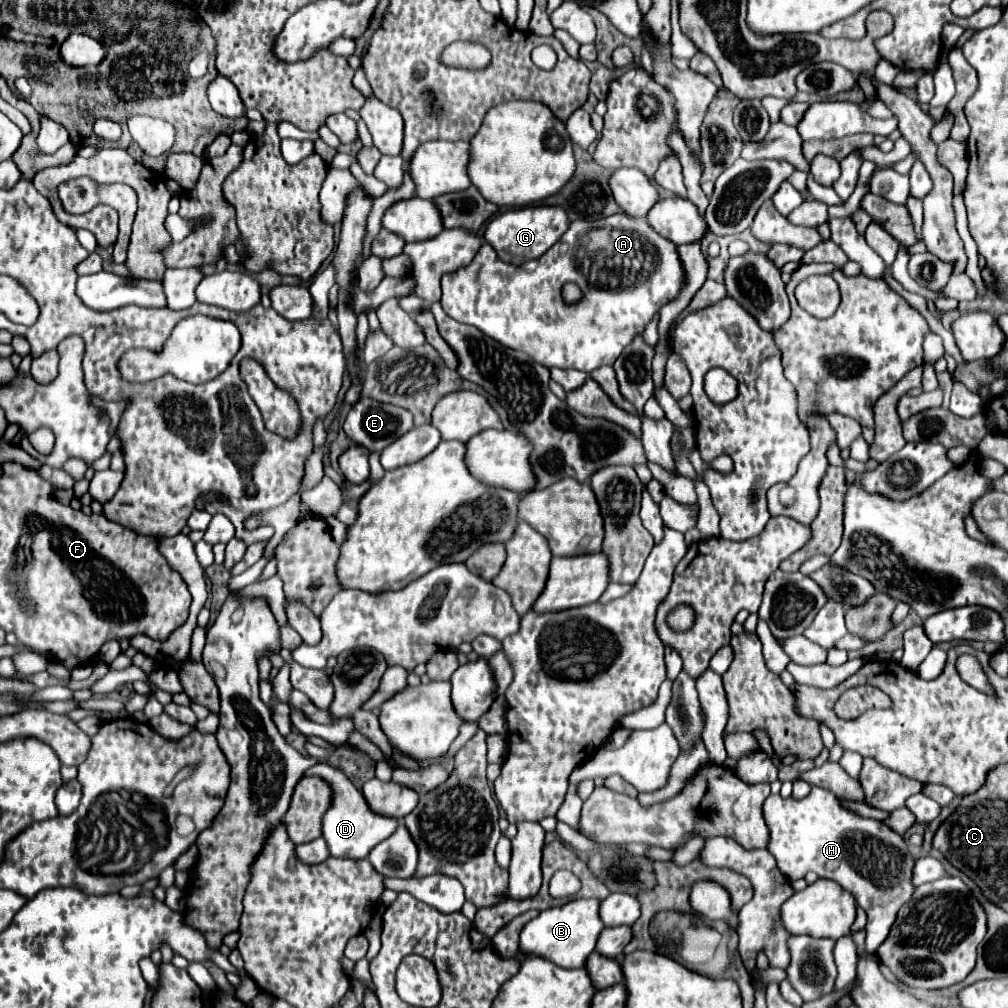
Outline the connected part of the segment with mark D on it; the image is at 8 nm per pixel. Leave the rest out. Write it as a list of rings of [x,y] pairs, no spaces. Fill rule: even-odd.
[[[317,763],[313,767],[309,767],[305,771],[304,776],[319,776],[329,783],[329,787],[333,789],[331,795],[331,805],[323,815],[323,839],[327,841],[327,849],[331,853],[331,857],[349,857],[349,859],[365,859],[369,855],[369,851],[381,843],[383,839],[387,839],[395,827],[397,821],[393,819],[385,819],[377,813],[373,813],[363,797],[363,793],[357,791],[357,787],[337,769],[331,767],[327,763]]]

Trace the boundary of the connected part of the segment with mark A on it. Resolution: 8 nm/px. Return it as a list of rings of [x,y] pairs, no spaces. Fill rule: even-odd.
[[[615,213],[597,221],[573,221],[567,233],[545,255],[517,267],[503,263],[493,247],[483,241],[467,267],[441,277],[443,309],[449,317],[477,327],[483,335],[509,349],[527,353],[545,367],[579,369],[585,373],[601,365],[613,365],[621,351],[645,331],[645,325],[653,321],[659,309],[679,297],[685,283],[685,267],[677,245],[657,235],[645,219],[625,213]],[[569,281],[577,283],[583,291],[583,297],[575,303],[567,303],[561,295],[563,285]]]

